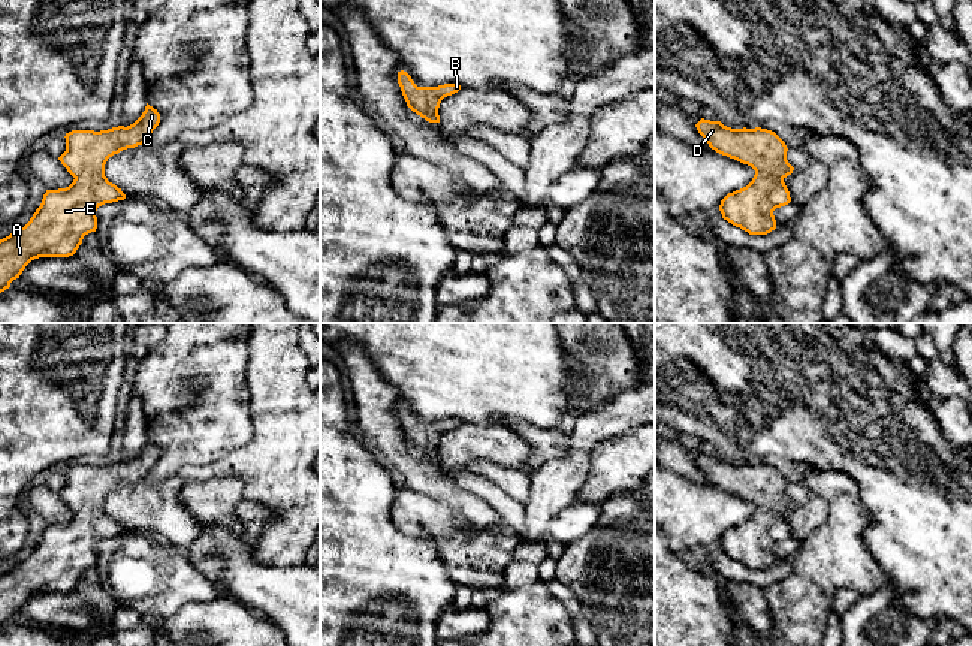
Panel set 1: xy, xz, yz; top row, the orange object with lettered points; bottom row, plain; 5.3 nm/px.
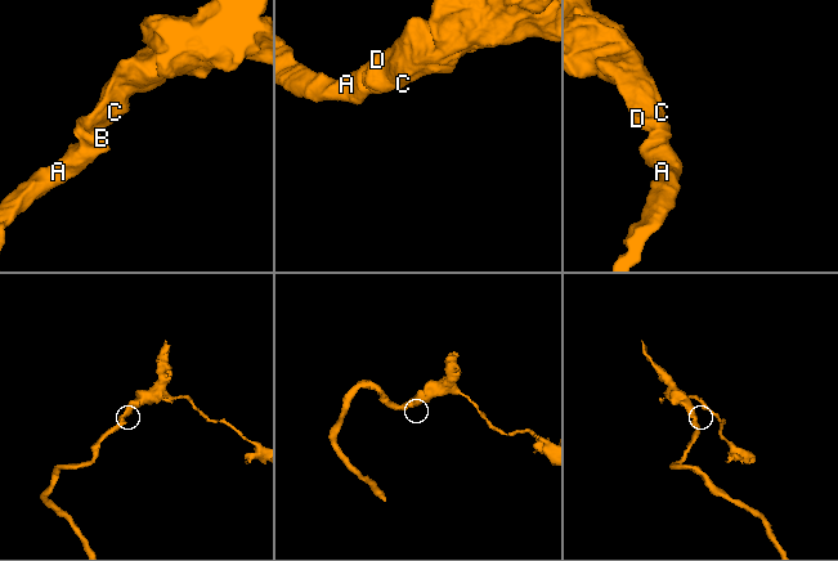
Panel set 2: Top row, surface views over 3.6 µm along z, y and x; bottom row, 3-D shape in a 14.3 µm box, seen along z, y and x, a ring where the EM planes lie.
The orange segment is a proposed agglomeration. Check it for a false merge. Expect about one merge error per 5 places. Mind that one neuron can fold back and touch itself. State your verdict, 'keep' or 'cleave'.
keep

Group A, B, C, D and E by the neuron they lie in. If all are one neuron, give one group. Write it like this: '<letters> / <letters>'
A B C D E

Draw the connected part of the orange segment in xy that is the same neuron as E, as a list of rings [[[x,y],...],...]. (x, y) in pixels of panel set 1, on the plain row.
[[[147,438],[142,450],[127,462],[66,468],[66,486],[58,495],[75,514],[66,523],[46,525],[30,556],[0,574],[0,628],[31,595],[76,588],[84,571],[97,564],[97,543],[126,534],[105,511],[108,493],[145,479],[159,458],[160,449]]]

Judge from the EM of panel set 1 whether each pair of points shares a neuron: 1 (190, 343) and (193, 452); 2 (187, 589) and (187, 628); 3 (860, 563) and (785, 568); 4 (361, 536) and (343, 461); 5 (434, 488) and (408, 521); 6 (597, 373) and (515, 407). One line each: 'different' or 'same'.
1: same
2: different
3: different
4: same
5: different
6: different

